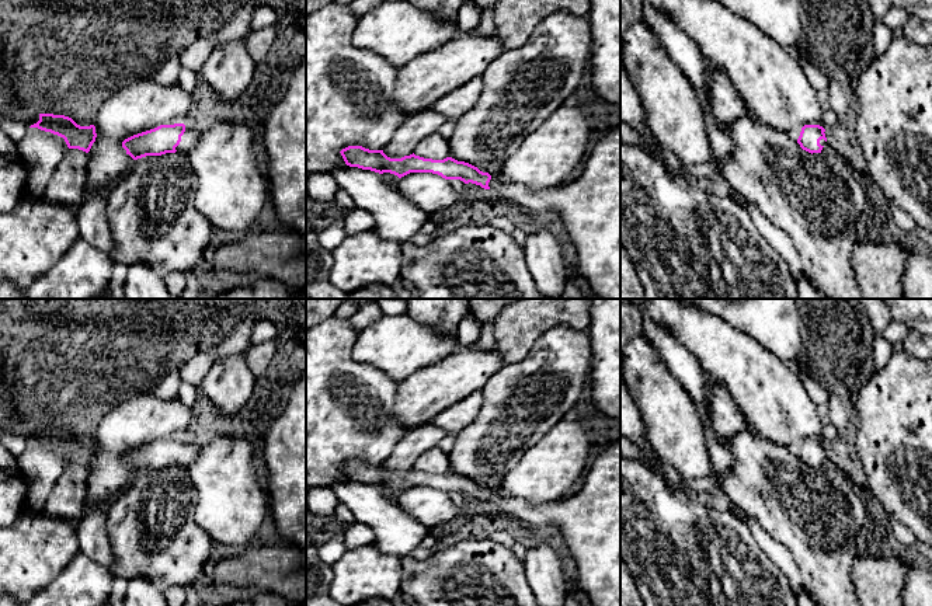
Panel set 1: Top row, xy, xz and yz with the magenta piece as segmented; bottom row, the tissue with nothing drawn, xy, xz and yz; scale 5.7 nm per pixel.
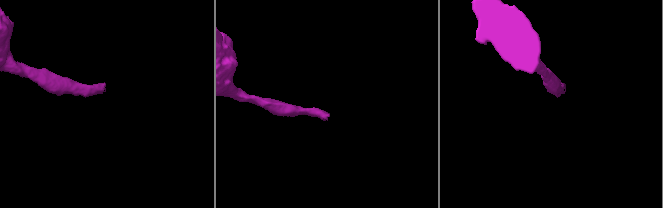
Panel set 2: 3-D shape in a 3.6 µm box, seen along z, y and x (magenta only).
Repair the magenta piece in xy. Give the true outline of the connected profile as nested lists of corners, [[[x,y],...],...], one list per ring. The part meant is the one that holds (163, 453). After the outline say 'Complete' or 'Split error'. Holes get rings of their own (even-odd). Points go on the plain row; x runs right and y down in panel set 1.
[[[184,438],[160,439],[125,453],[122,462],[133,474],[175,466],[187,467],[199,450],[201,446],[191,445]]]. Split error

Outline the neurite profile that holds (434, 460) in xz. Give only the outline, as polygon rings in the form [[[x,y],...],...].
[[[437,446],[431,447],[418,456],[414,469],[424,473],[444,474],[451,470],[449,456]]]

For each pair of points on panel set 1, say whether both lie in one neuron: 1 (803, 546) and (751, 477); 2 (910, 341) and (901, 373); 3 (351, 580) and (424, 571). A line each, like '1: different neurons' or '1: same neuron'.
1: same neuron
2: different neurons
3: different neurons

